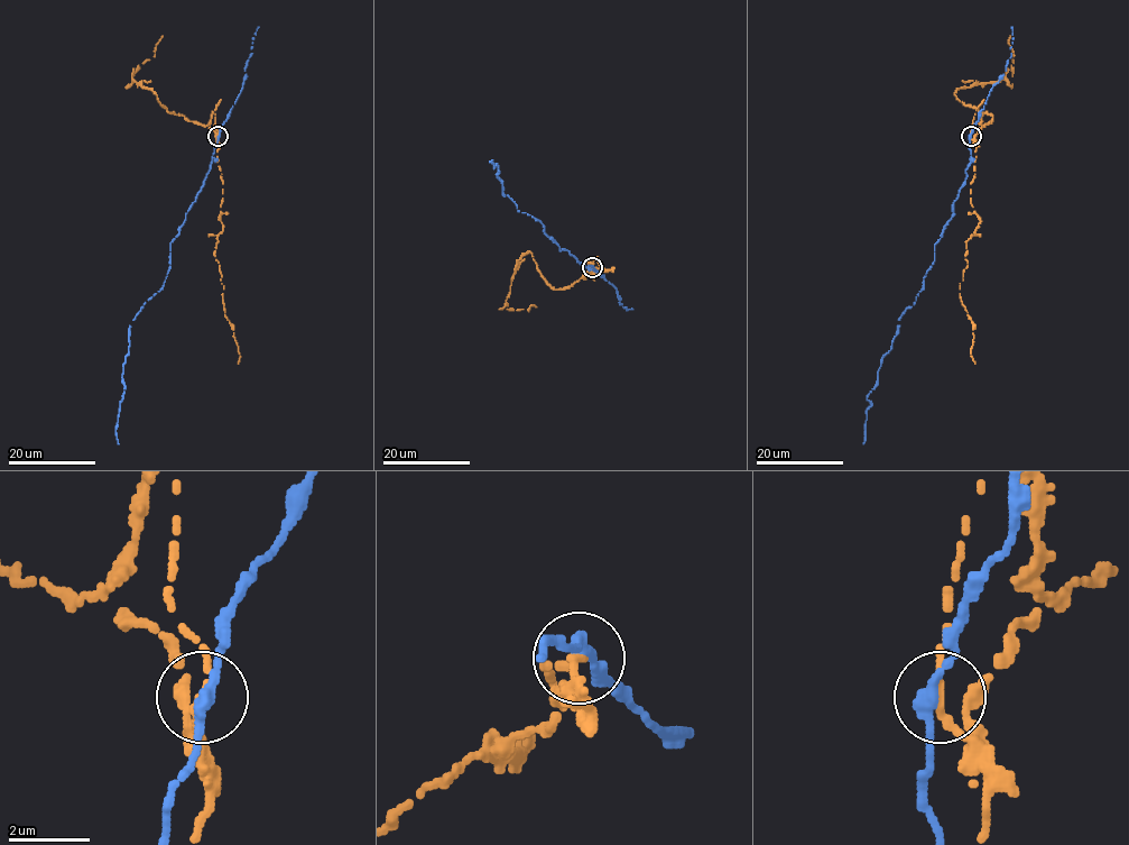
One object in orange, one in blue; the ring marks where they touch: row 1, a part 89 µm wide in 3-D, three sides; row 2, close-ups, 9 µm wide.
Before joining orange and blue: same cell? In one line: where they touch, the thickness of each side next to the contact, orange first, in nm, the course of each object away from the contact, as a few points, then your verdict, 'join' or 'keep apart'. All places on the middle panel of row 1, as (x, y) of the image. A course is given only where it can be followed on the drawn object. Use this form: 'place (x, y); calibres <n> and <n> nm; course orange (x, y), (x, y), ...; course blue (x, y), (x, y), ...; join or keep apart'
place (592, 267); calibres 190 and 300 nm; course orange (592, 267), (594, 277), (588, 263), (598, 256), (612, 272); course blue (592, 267), (561, 250), (539, 220), (519, 211), (502, 194), (492, 159); keep apart

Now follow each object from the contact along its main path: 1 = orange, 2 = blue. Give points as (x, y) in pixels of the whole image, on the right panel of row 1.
1: (971, 137), (975, 146), (971, 201), (980, 221), (966, 244), (960, 297), (973, 324), (975, 364)
2: (971, 137), (954, 213), (867, 397), (863, 443)

